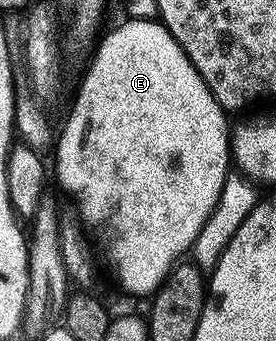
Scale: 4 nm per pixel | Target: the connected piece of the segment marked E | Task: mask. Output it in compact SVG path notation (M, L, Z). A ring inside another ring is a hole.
M123 19L123 24L118 24L102 41L98 44L98 49L94 52L94 61L90 64L90 69L86 72L86 77L82 80L82 85L78 88L78 97L74 100L74 105L70 108L70 117L66 120L66 125L62 128L62 133L59 131L56 136L56 159L58 158L58 180L62 183L62 188L66 192L71 192L74 195L74 200L78 203L78 212L82 215L81 223L85 225L88 229L90 227L89 235L92 237L94 235L94 240L96 243L102 247L102 256L106 259L106 264L110 267L110 272L114 275L114 280L127 292L130 296L146 296L149 297L151 294L157 292L158 287L161 286L166 280L166 276L170 273L175 264L179 263L183 259L182 256L191 251L196 242L196 238L200 234L200 230L204 226L204 222L208 222L208 218L212 214L212 210L216 206L216 202L220 198L220 190L224 186L228 173L232 168L232 153L230 150L230 137L232 135L231 125L228 123L226 125L226 119L228 119L228 113L225 108L220 107L216 102L216 98L208 90L208 86L204 82L204 78L200 78L200 74L196 70L196 66L192 66L192 62L188 58L188 54L184 54L184 50L177 44L172 38L172 34L163 26L161 22L157 19L155 20L134 20L134 19Z

